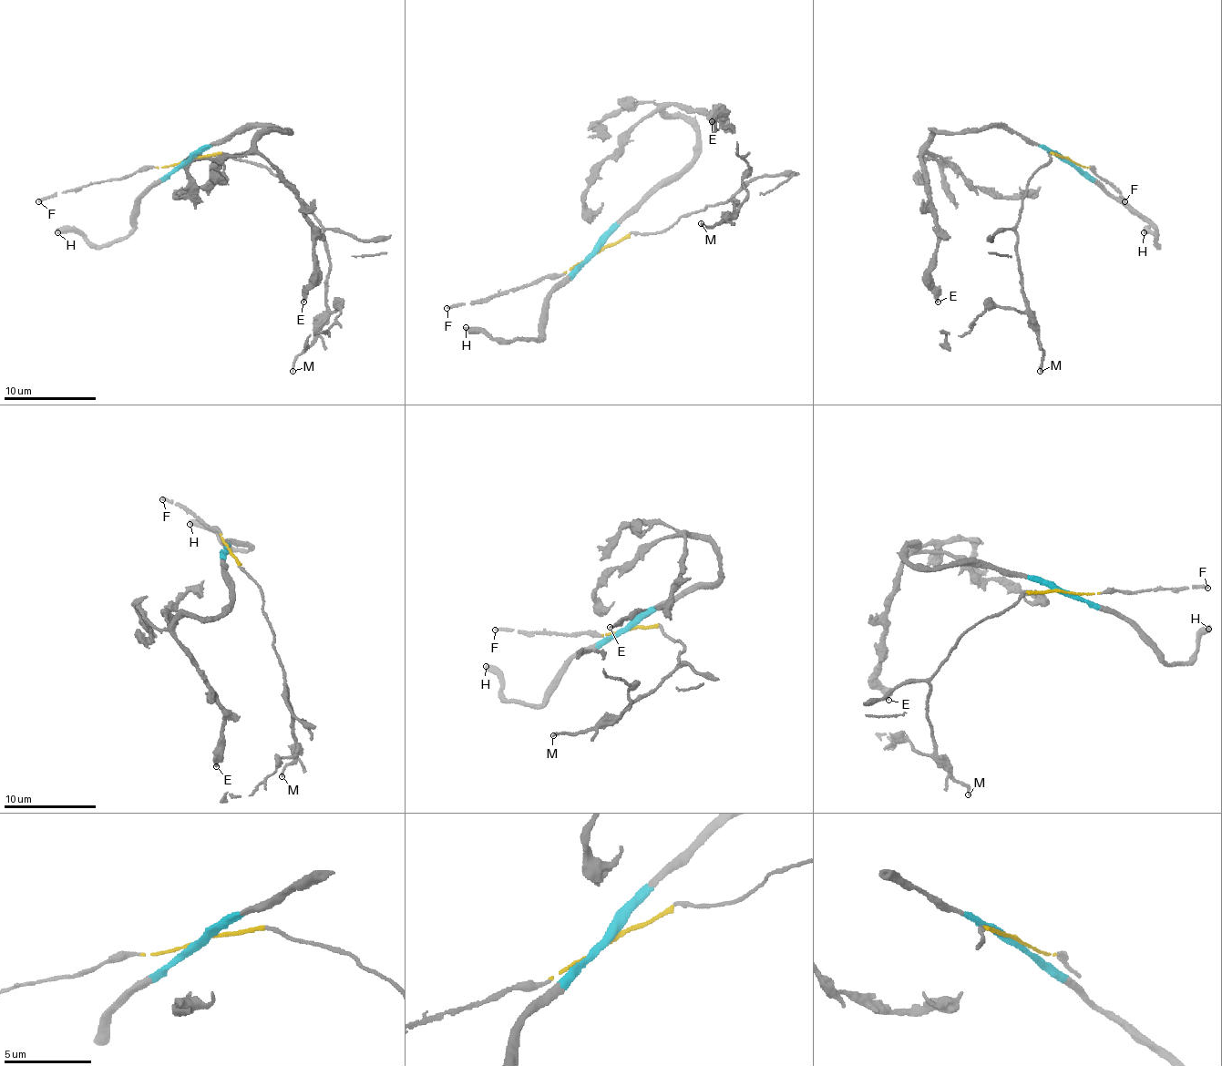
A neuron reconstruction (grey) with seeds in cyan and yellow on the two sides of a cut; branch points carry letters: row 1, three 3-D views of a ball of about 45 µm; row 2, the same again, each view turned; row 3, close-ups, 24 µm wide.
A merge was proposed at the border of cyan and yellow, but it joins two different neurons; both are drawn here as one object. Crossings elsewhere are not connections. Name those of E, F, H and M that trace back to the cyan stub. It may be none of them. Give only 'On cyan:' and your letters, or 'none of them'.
On cyan: E, H

